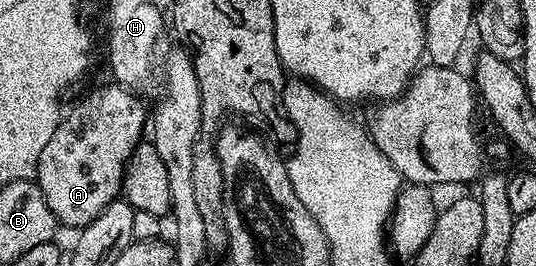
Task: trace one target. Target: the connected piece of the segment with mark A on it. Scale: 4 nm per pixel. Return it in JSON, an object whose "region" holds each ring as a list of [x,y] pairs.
{"region":[[[110,82],[99,92],[88,93],[67,116],[65,113],[58,121],[56,134],[48,138],[48,146],[44,146],[40,154],[36,181],[59,225],[67,224],[73,230],[81,230],[92,222],[92,218],[96,218],[96,214],[100,214],[100,210],[104,210],[104,206],[119,199],[126,163],[136,146],[143,143],[142,131],[148,128],[148,110],[146,114],[145,108],[133,96],[131,89]]]}

